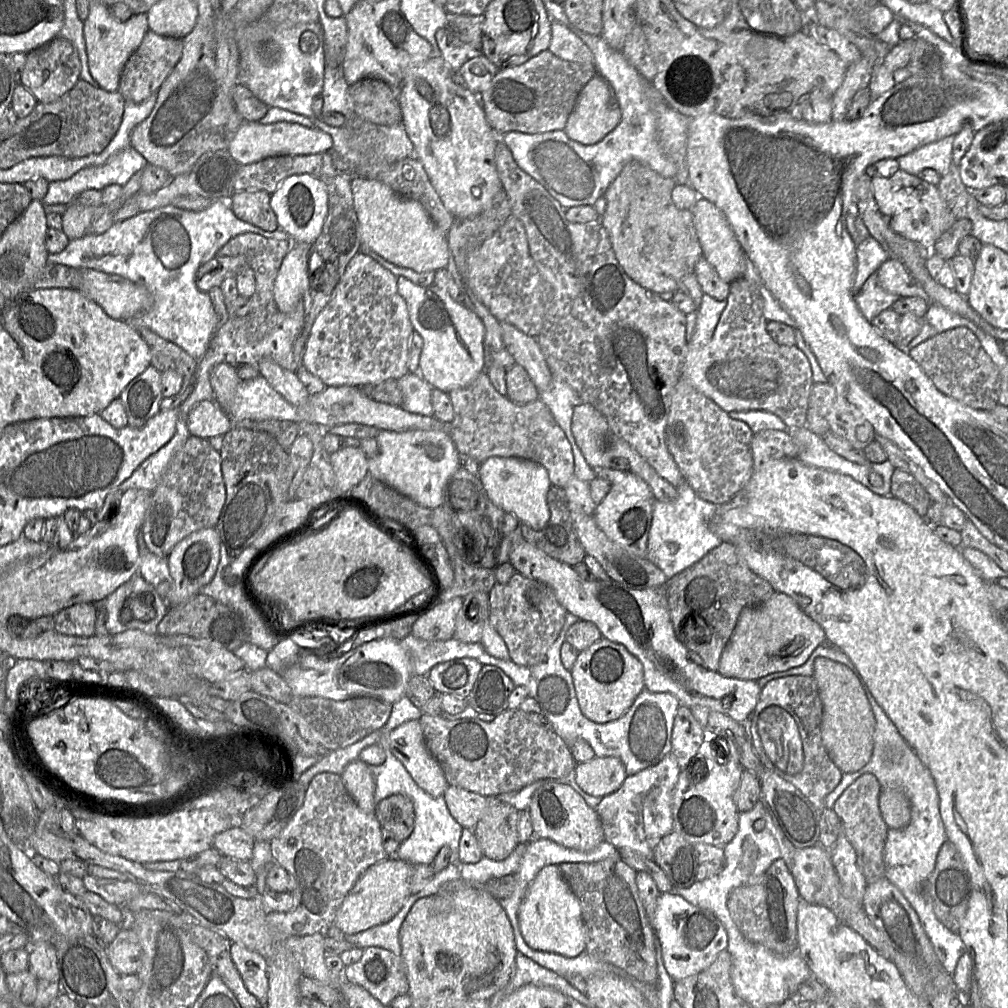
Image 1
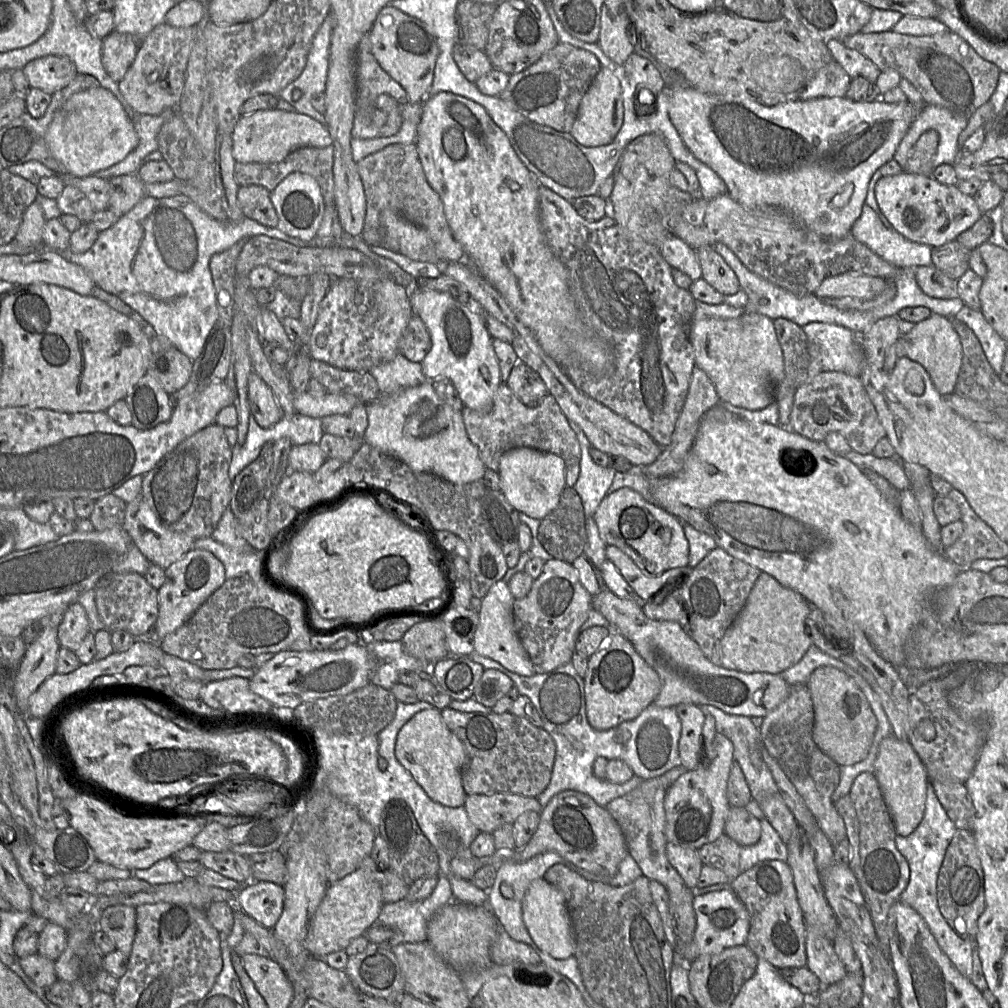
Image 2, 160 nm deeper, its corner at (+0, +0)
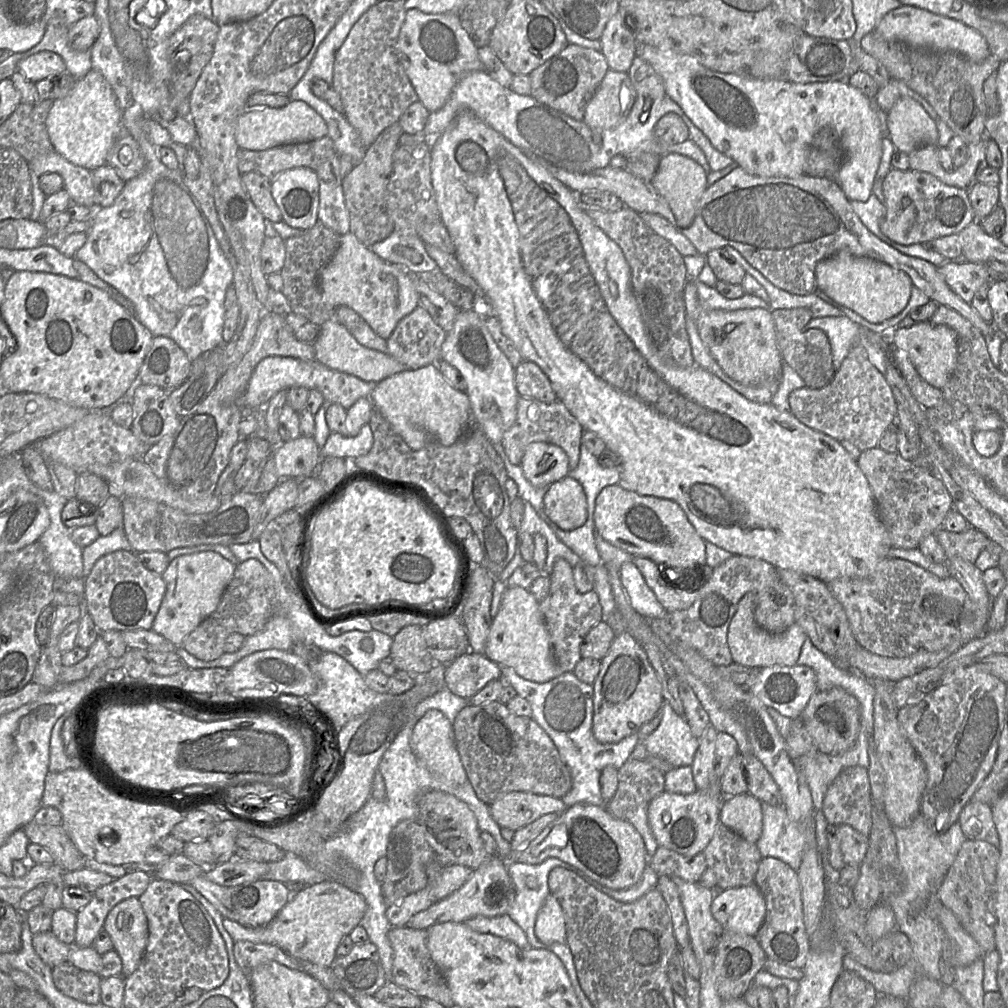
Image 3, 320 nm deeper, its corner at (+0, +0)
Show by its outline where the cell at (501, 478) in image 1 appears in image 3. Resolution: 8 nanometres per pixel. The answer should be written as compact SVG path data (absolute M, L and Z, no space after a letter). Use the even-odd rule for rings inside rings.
M533 442L525 450L520 466L525 478L535 487L549 487L569 474L565 451L550 443Z

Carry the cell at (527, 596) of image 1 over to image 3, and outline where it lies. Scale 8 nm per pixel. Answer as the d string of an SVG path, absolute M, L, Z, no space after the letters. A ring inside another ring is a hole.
M558 558L553 564L548 595L539 602L551 642L553 657L558 666L564 671L573 671L580 661L580 645L586 634L597 623L602 621L602 607L599 596L593 589L580 593L574 583L573 567L563 558Z

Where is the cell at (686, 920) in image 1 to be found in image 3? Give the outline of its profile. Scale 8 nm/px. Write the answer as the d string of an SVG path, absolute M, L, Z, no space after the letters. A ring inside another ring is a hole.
M752 883L721 891L712 901L711 913L725 931L755 936L764 922L766 903Z

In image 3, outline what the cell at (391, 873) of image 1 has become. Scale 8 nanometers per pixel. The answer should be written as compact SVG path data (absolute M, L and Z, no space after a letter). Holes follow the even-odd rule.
M328 879L297 889L277 915L263 926L248 927L225 918L223 926L234 942L249 941L275 945L299 961L332 967L338 945L360 925L366 909L367 903L359 893Z

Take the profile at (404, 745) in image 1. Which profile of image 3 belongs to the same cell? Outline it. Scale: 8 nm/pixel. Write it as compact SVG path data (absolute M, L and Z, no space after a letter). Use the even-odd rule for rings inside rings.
M435 709L428 710L417 721L413 728L409 744L415 757L429 771L458 785L462 785L468 781L465 768L456 748L452 724L441 711Z

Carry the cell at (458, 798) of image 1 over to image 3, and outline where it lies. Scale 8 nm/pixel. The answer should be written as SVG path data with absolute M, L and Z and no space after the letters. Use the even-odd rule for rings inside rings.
M510 792L489 805L494 821L516 832L540 817L563 813L568 807L560 798L529 792Z

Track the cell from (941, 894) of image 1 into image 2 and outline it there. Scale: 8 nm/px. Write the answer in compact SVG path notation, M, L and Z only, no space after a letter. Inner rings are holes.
M957 829L937 877L937 902L949 926L963 939L974 942L978 919L985 909L984 873L976 840L971 830Z

